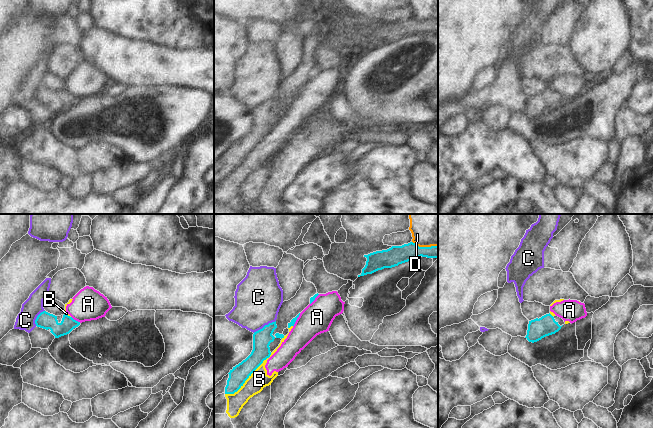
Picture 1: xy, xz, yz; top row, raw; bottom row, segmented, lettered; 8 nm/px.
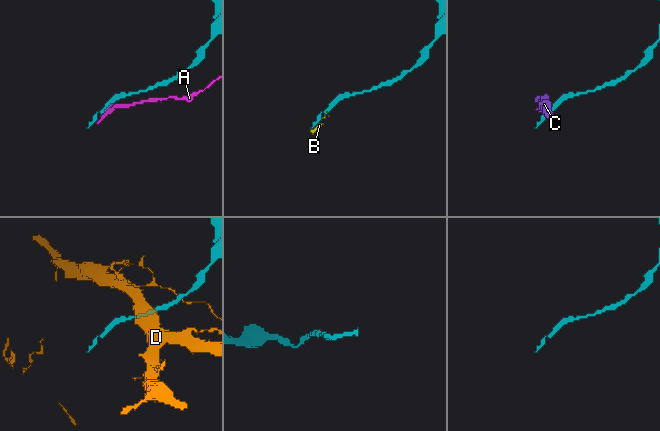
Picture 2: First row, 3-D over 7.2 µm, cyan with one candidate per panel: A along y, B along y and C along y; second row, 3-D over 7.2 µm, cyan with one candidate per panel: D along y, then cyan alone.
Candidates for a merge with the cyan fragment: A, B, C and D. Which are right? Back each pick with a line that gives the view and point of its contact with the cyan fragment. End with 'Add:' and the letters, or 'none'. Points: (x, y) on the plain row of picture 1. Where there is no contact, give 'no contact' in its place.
Add: none

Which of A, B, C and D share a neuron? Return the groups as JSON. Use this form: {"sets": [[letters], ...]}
{"sets": [["A", "B"], ["C"], ["D"]]}

